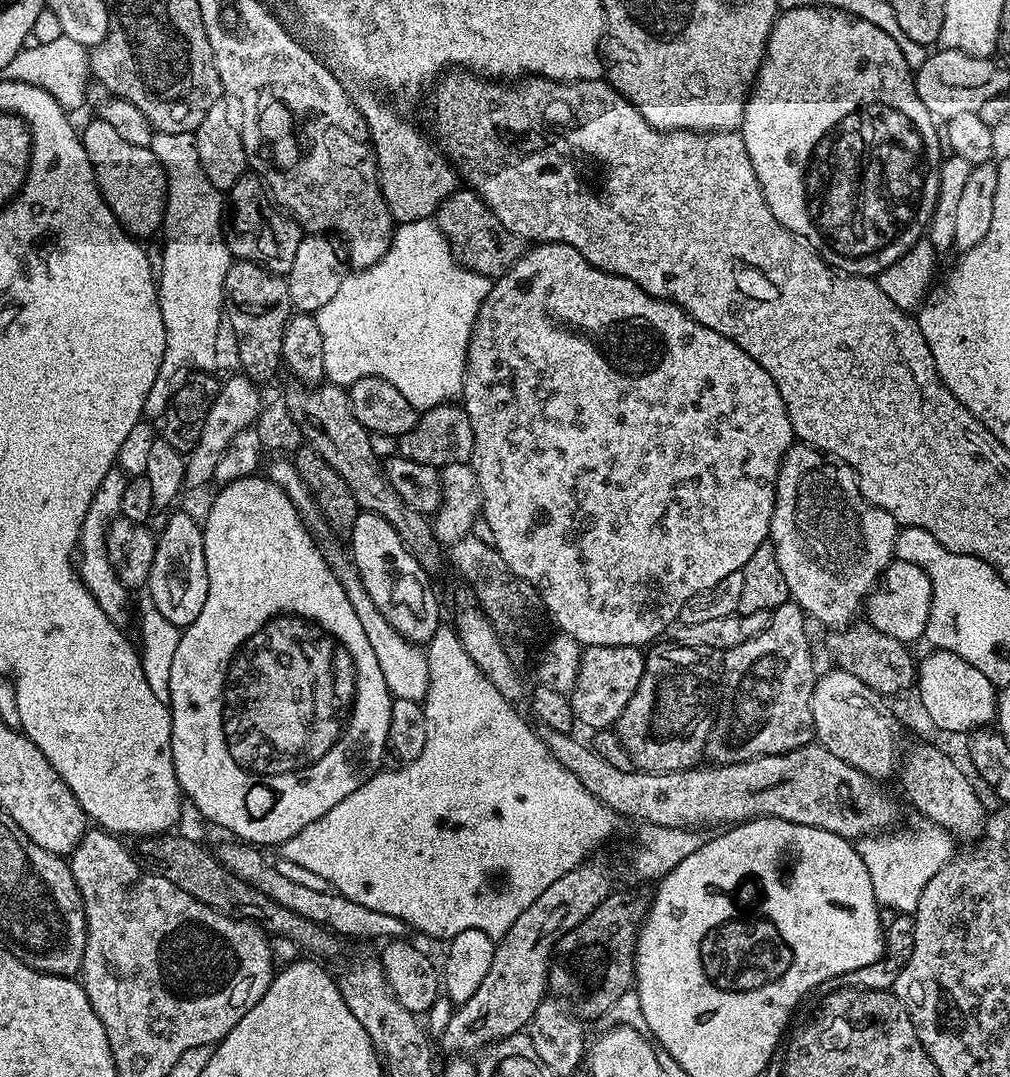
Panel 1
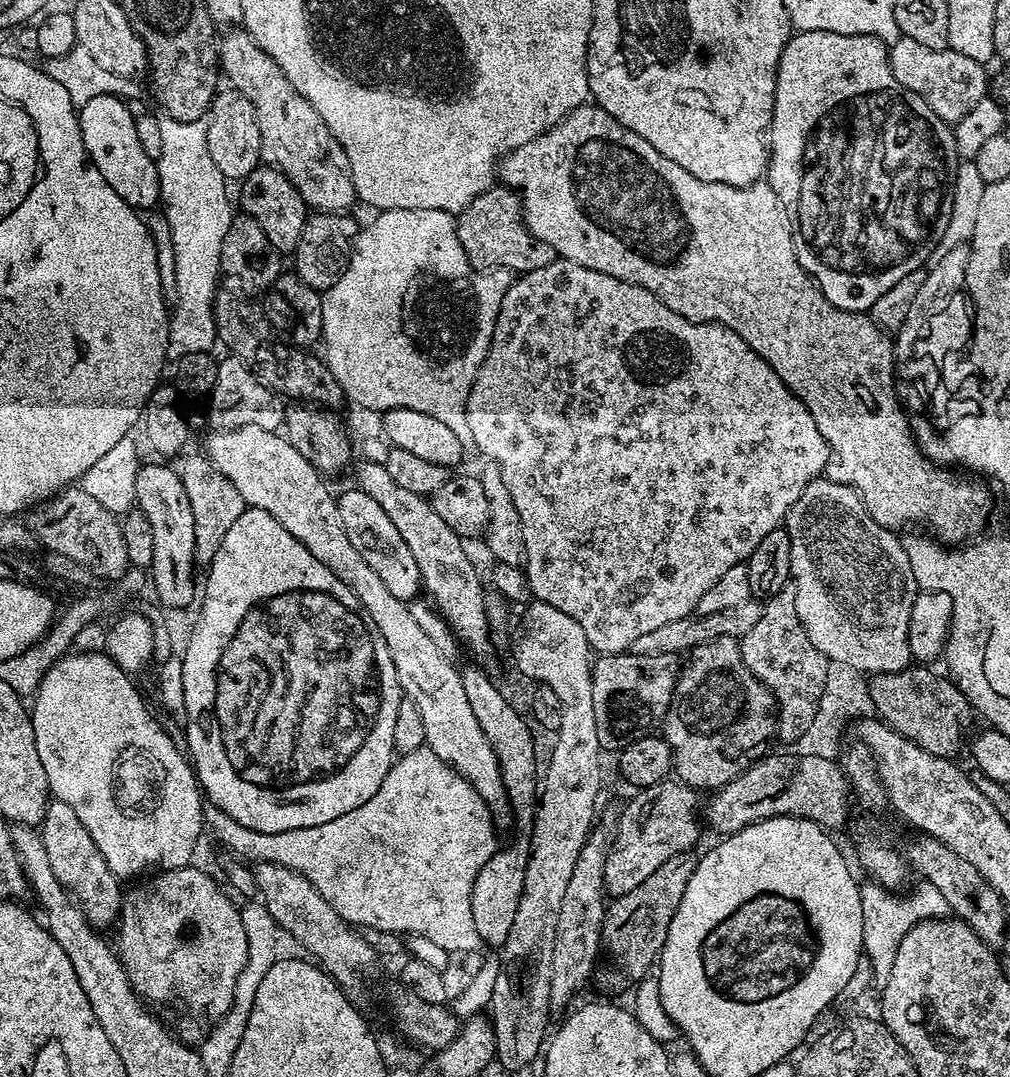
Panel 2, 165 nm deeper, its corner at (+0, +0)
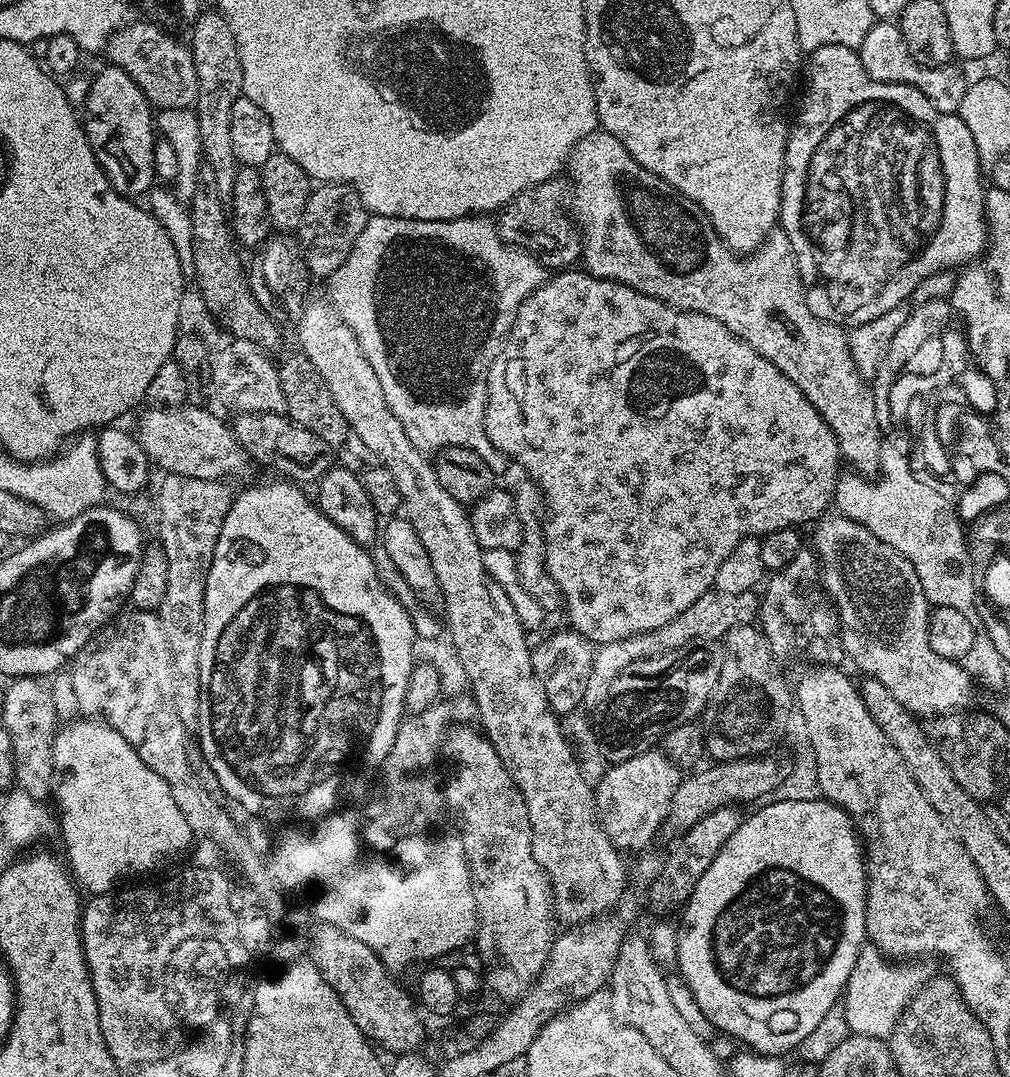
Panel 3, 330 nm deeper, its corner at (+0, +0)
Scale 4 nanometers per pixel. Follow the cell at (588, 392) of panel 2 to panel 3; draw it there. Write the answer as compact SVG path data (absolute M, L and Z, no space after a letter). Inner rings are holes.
M560 270L549 275L544 284L529 294L522 306L518 308L518 314L512 323L512 331L508 333L508 338L504 341L504 349L494 358L488 371L488 401L484 407L484 429L486 430L486 438L490 438L492 445L503 456L507 456L509 461L516 463L517 460L528 471L525 472L527 479L532 480L540 487L547 516L547 519L544 520L546 570L550 570L550 578L554 578L554 582L558 582L558 590L562 590L564 608L566 613L568 612L569 622L572 623L569 624L571 631L582 634L587 640L591 640L593 645L599 646L606 642L618 642L622 638L630 638L634 634L658 630L658 626L666 626L666 622L678 618L678 614L682 614L682 610L686 610L686 606L694 606L694 602L698 602L698 598L702 598L702 594L713 591L718 566L722 566L722 562L726 562L730 550L734 550L734 546L738 546L738 542L751 536L759 538L774 530L805 526L804 524L808 523L811 525L821 519L833 503L836 481L842 473L842 461L840 447L830 430L830 426L826 426L822 414L818 414L818 410L814 410L810 398L806 398L806 394L802 394L802 390L798 390L798 386L794 386L794 382L790 382L790 378L786 378L786 374L782 374L782 370L778 370L778 366L774 366L774 362L762 358L762 354L758 354L758 350L754 350L746 342L742 342L733 332L726 330L726 326L722 326L722 322L718 322L706 314L682 312L679 308L672 308L669 304L662 303L658 298L650 298L625 284L591 276L586 270L576 271Z

